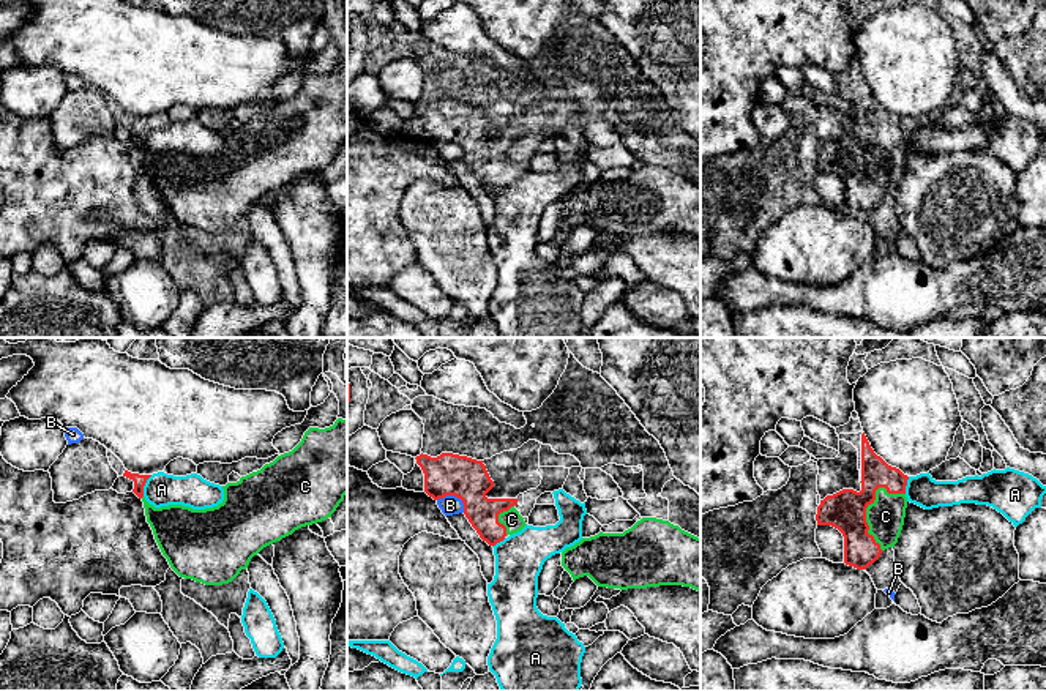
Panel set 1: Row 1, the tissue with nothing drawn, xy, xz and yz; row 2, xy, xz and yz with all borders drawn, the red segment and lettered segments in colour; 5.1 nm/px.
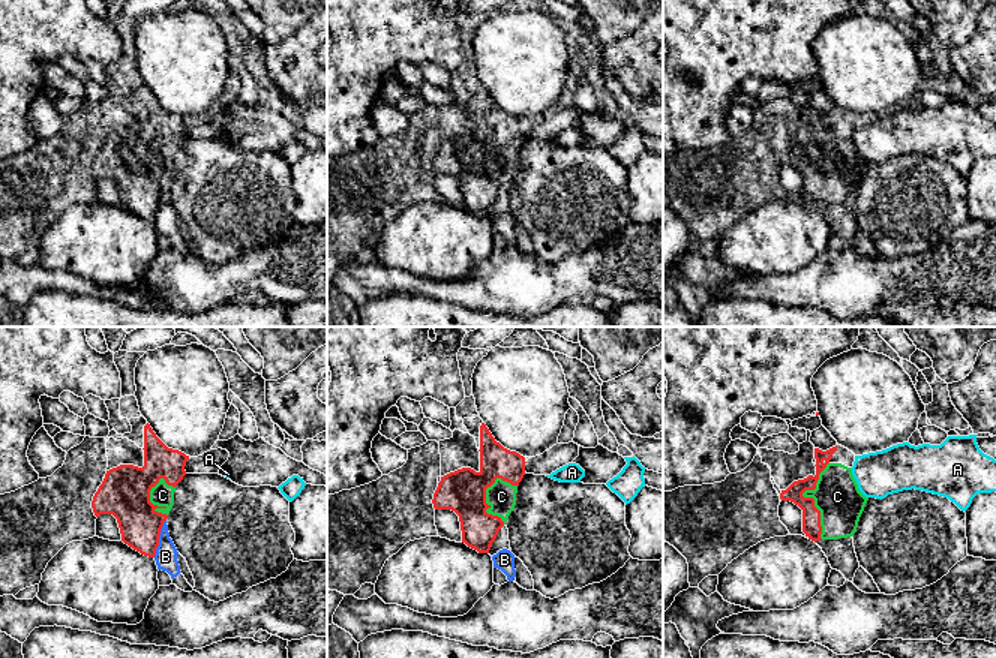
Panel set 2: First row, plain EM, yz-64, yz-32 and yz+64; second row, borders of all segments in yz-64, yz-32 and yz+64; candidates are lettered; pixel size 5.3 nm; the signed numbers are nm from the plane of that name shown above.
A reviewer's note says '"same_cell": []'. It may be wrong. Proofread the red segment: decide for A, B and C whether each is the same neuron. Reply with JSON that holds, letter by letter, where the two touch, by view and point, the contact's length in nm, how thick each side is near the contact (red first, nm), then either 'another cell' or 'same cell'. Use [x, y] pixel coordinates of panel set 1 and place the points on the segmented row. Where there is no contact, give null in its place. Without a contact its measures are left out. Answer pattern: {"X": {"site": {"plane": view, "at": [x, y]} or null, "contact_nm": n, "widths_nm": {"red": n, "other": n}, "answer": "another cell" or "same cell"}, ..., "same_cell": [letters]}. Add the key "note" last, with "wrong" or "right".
{"A": {"site": {"plane": "xy", "at": [144, 485]}, "contact_nm": 120, "widths_nm": {"red": 60, "other": 170}, "answer": "another cell"}, "B": {"site": {"plane": "xz", "at": [455, 496]}, "contact_nm": 160, "widths_nm": {"red": 220, "other": 100}, "answer": "another cell"}, "C": {"site": {"plane": "yz", "at": [865, 519]}, "contact_nm": 340, "widths_nm": {"red": 200, "other": 190}, "answer": "same cell"}, "same_cell": ["C"], "note": "wrong"}

